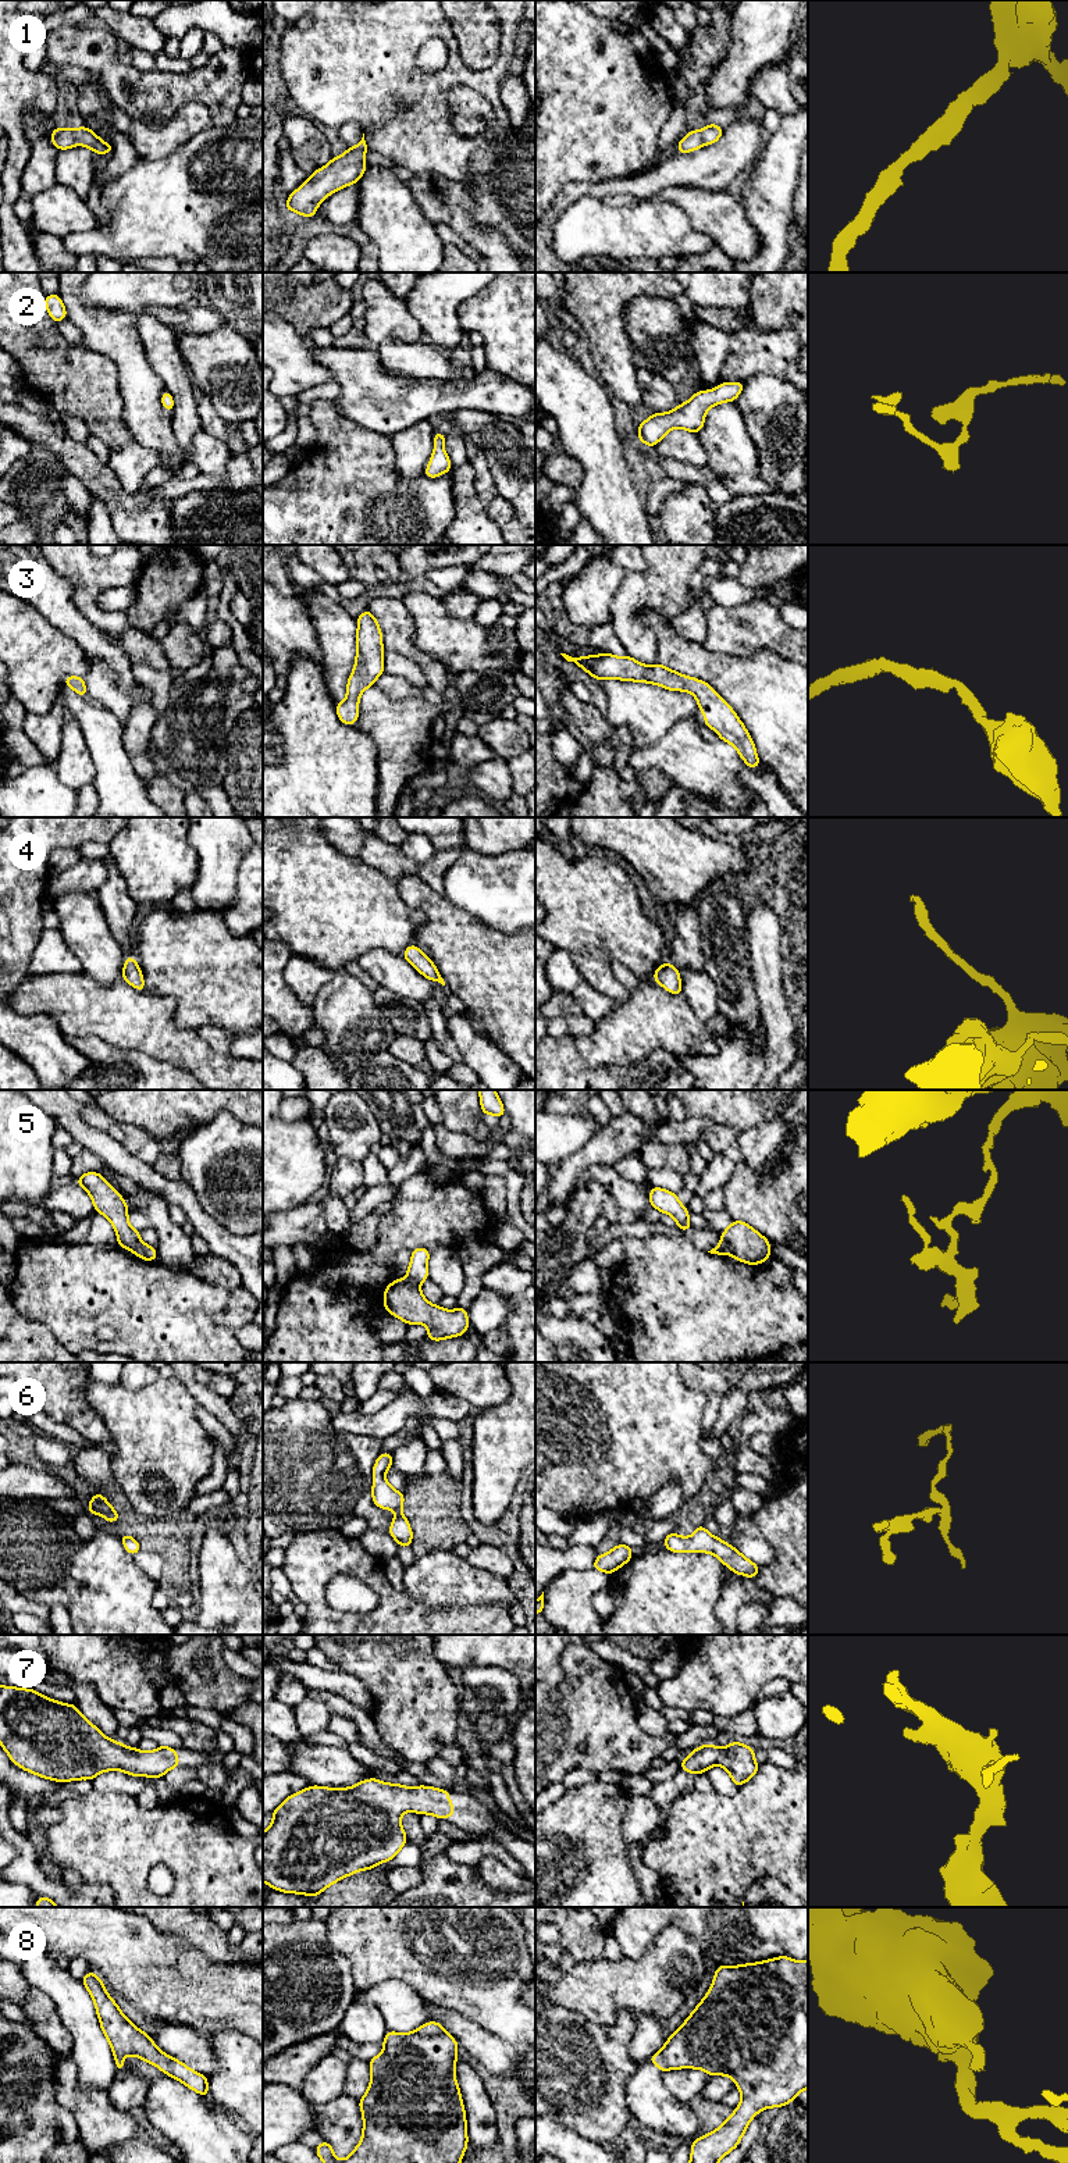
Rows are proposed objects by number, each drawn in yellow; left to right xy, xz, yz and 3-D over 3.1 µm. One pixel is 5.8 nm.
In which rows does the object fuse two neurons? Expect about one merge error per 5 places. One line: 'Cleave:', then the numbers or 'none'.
Cleave: 5

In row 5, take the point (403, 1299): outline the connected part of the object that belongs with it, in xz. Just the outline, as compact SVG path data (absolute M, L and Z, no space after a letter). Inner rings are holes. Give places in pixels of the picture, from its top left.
M395 1279L387 1286L384 1307L406 1325L426 1325L432 1341L462 1336L470 1326L466 1308L449 1311L428 1303L419 1284L407 1279Z

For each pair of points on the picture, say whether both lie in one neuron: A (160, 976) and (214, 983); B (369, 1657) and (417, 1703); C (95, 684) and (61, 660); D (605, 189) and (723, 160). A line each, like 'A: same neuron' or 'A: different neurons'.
A: same neuron
B: same neuron
C: different neurons
D: same neuron

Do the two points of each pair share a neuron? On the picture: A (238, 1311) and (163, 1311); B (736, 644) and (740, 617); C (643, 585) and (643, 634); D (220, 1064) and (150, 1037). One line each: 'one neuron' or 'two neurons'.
A: two neurons
B: one neuron
C: one neuron
D: one neuron

